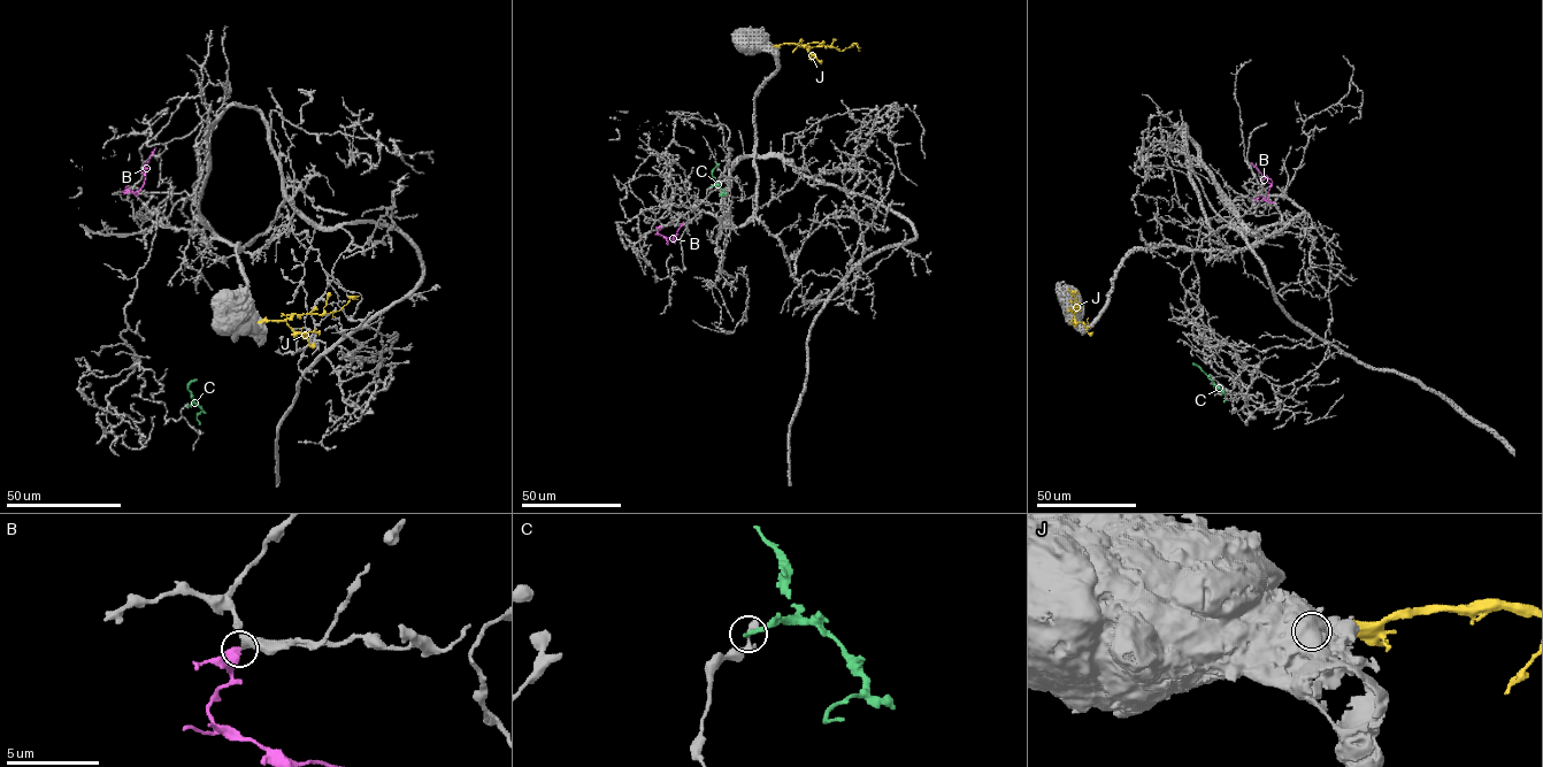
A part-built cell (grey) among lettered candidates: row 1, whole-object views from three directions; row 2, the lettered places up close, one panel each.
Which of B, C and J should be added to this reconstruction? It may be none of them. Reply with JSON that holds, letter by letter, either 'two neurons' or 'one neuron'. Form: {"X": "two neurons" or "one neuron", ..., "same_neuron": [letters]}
{"B": "one neuron", "C": "two neurons", "J": "two neurons", "same_neuron": ["B"]}

